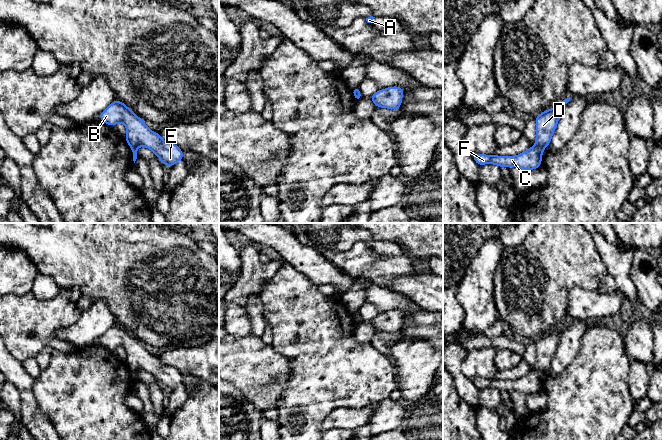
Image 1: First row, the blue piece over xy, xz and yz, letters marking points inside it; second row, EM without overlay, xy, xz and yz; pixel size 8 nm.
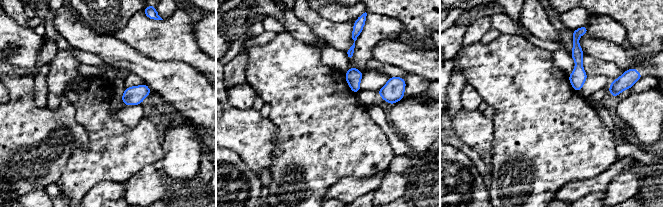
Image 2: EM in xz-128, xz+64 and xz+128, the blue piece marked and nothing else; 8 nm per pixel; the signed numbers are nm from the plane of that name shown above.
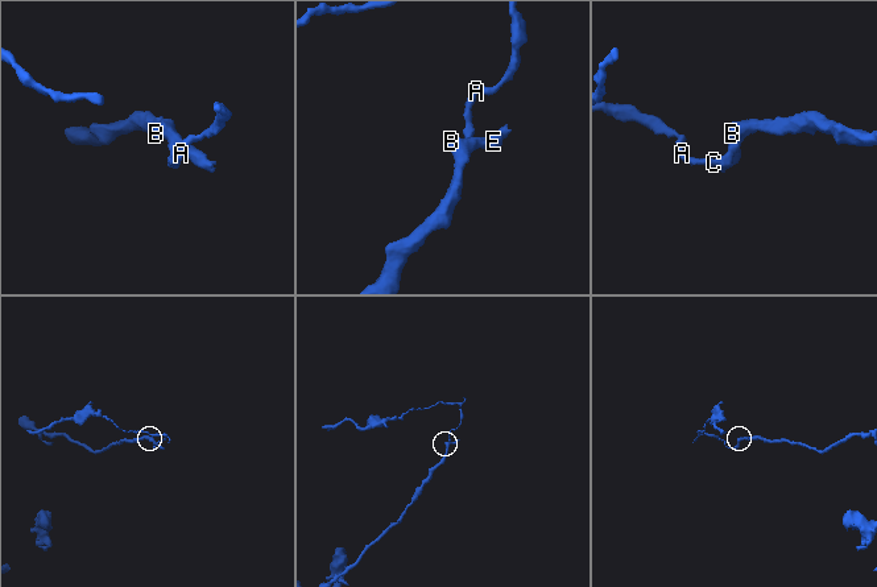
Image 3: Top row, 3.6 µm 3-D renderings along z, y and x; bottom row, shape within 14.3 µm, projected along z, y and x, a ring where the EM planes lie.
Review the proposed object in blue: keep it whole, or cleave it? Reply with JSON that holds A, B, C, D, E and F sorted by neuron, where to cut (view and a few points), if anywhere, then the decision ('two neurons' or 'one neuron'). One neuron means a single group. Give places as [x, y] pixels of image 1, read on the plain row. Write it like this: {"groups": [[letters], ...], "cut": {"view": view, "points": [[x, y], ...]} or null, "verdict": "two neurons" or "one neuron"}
{"groups": [["A", "C", "F"], ["B", "D", "E"]], "cut": {"view": "yz", "points": [[535, 369], [543, 372]]}, "verdict": "two neurons"}

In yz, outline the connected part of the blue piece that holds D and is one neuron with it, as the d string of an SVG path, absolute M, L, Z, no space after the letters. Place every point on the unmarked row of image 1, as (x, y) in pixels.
M570 321L563 324L557 330L540 337L536 343L536 366L535 370L546 372L552 363L557 351L563 330L570 325Z

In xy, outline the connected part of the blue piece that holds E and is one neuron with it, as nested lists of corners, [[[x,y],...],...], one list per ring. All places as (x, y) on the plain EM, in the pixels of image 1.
[[[115,324],[104,335],[99,338],[100,344],[107,349],[114,350],[121,346],[126,350],[125,364],[128,369],[132,371],[144,370],[155,377],[161,386],[167,391],[175,389],[177,386],[183,384],[183,375],[174,367],[163,364],[159,357],[150,354],[145,345],[136,340],[133,335],[128,332],[123,326]]]

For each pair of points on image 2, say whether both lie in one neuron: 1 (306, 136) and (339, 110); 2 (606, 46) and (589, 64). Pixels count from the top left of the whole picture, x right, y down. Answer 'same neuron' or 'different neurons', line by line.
1: same neuron
2: different neurons

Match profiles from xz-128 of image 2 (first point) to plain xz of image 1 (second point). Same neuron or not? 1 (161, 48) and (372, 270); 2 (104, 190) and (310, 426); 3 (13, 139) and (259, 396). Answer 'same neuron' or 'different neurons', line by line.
1: same neuron
2: different neurons
3: same neuron

